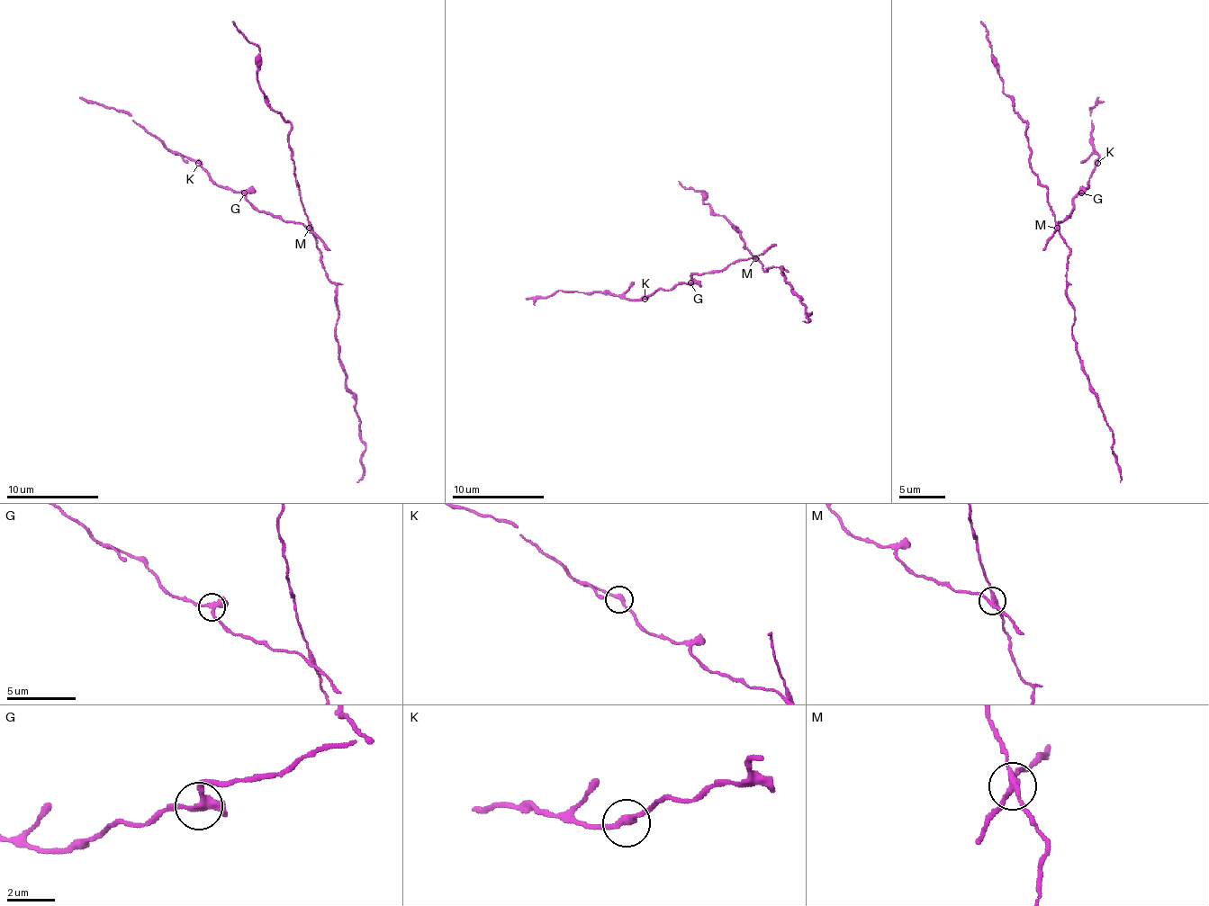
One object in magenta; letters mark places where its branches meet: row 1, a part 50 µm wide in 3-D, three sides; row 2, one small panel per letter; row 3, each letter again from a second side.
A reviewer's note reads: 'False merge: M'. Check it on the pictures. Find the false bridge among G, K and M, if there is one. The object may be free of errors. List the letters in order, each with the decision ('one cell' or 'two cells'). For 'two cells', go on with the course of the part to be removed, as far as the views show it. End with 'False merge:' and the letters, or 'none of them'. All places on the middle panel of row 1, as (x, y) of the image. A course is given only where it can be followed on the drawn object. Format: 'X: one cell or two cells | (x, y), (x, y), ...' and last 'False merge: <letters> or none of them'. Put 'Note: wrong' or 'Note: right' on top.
Note: right
G: one cell
K: one cell
M: two cells | (754, 257), (766, 271), (782, 266), (805, 312), (812, 312), (803, 321)
False merge: M

